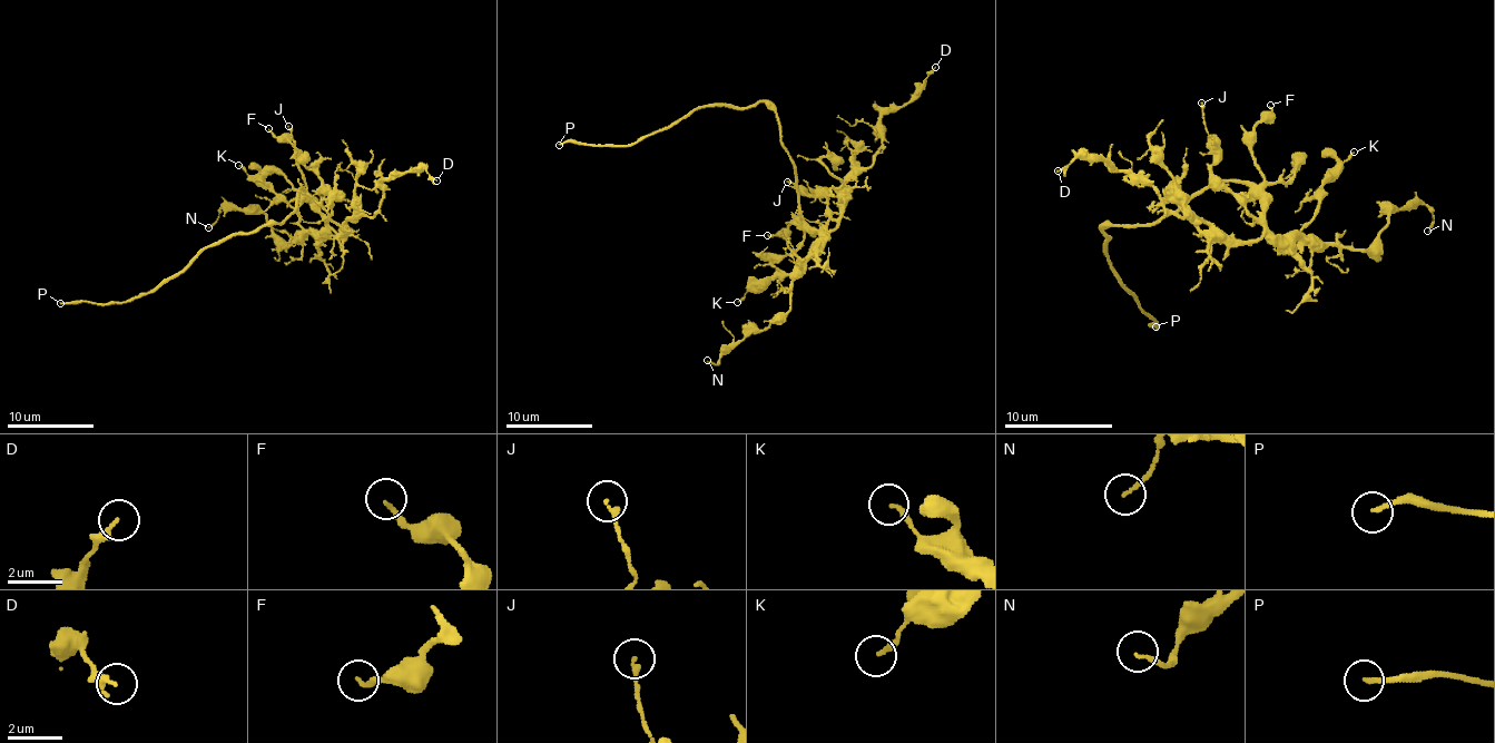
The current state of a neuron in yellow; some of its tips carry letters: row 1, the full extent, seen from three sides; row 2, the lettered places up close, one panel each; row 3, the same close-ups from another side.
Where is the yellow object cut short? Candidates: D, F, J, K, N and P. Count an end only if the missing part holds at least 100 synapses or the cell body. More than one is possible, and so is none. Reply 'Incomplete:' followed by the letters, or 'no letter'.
Incomplete: P

